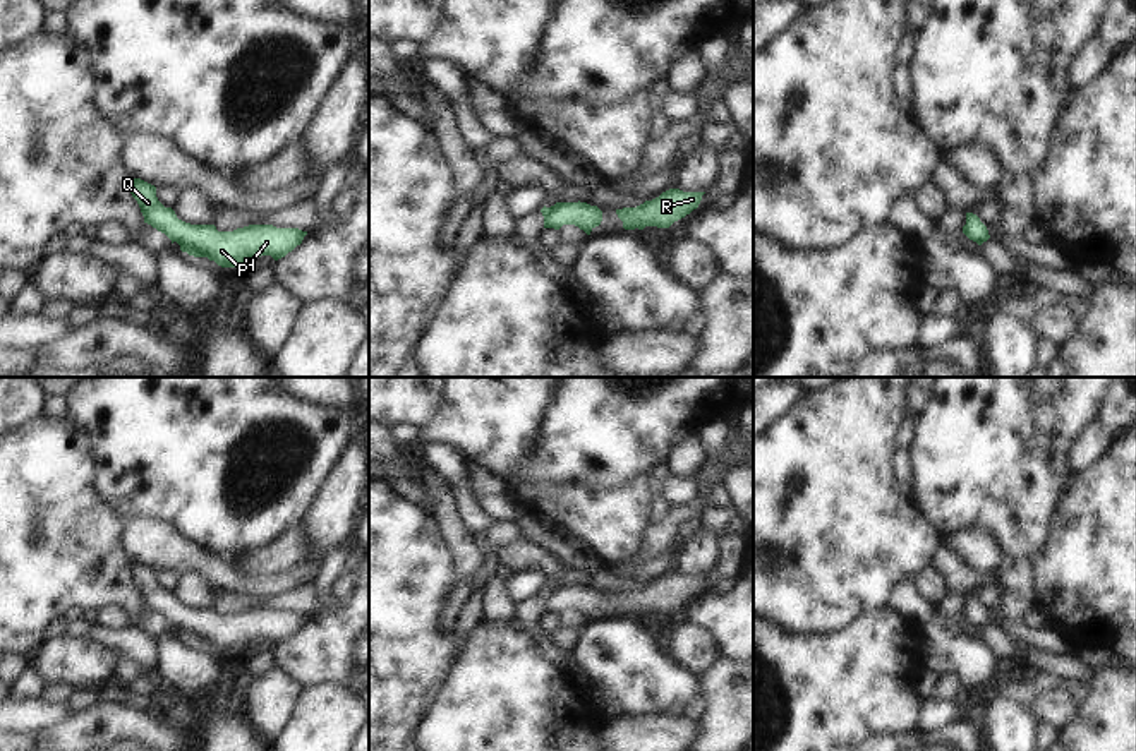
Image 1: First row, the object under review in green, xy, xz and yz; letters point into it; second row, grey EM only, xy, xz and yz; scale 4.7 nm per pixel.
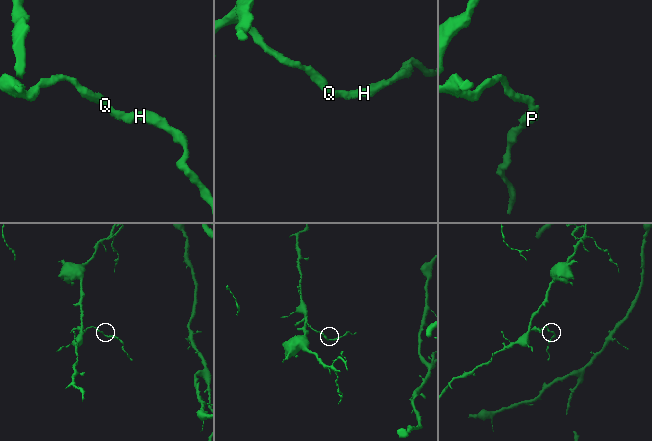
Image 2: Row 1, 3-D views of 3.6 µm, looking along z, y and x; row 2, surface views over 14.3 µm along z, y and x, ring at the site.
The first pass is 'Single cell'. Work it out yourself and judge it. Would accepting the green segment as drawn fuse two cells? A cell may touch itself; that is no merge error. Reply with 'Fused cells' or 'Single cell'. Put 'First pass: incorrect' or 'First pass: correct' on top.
First pass: correct
Single cell.

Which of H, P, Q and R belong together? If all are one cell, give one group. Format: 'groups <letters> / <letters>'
groups H P Q R

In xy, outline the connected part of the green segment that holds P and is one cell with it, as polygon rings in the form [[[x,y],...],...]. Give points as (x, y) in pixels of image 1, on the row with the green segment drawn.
[[[132,178],[130,194],[137,201],[144,223],[165,233],[182,252],[208,257],[221,267],[242,267],[251,257],[285,257],[302,243],[307,231],[276,228],[273,225],[249,225],[233,231],[218,231],[215,225],[190,225],[177,218],[156,197],[156,187]]]

